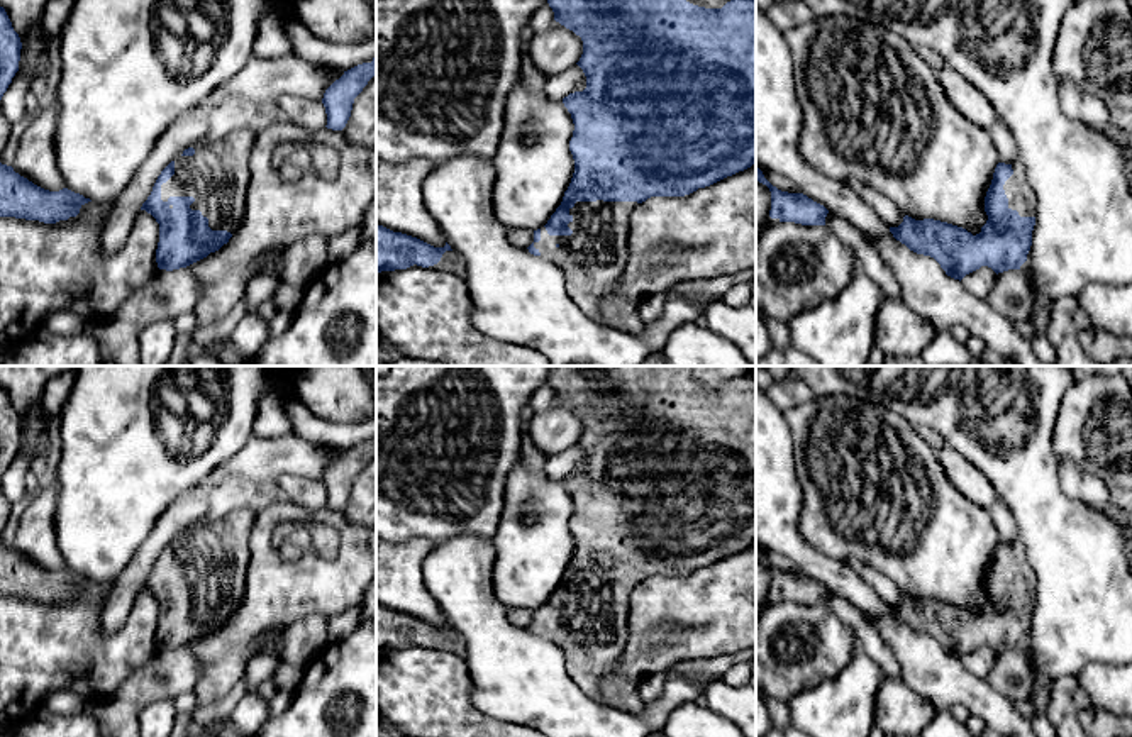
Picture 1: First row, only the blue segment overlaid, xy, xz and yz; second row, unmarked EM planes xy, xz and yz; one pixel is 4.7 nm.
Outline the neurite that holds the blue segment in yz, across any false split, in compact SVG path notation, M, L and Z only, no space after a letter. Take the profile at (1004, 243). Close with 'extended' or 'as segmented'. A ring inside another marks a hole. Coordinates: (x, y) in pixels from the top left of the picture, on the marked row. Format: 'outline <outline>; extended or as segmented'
outline M998 163L985 197L988 215L981 232L973 236L963 227L908 215L898 227L890 227L896 241L910 251L934 258L947 276L963 280L981 266L996 274L1020 269L1027 261L1035 225L1035 195L1024 164Z; extended

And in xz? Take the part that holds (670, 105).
outline M547 0L547 3L554 12L554 20L583 41L583 54L576 64L586 76L586 88L563 98L574 124L569 141L574 173L561 205L542 229L534 230L534 242L527 249L556 264L564 273L566 291L573 302L590 319L605 324L600 302L615 286L629 259L627 239L632 210L651 197L690 195L756 163L756 0L730 0L722 8L705 8L686 0Z; extended

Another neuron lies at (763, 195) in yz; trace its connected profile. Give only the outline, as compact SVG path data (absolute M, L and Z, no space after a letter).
M756 181L756 237L768 227L771 210L771 191L766 185Z

